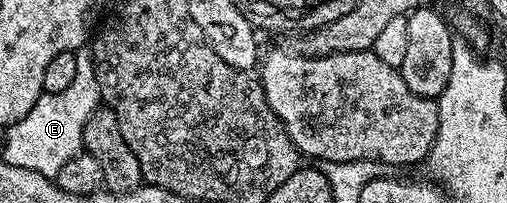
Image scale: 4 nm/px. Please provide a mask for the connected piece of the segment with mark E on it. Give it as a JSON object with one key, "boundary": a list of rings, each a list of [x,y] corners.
{"boundary":[[[89,50],[83,51],[76,53],[77,69],[74,81],[59,93],[42,91],[35,106],[31,106],[27,115],[16,123],[18,126],[27,128],[27,146],[31,144],[31,158],[33,154],[37,154],[37,150],[39,150],[39,156],[43,158],[41,162],[35,162],[35,166],[29,168],[50,178],[56,177],[62,171],[59,162],[68,162],[74,152],[82,147],[84,127],[99,106],[97,76],[93,73],[93,68],[95,69],[93,53]]]}

